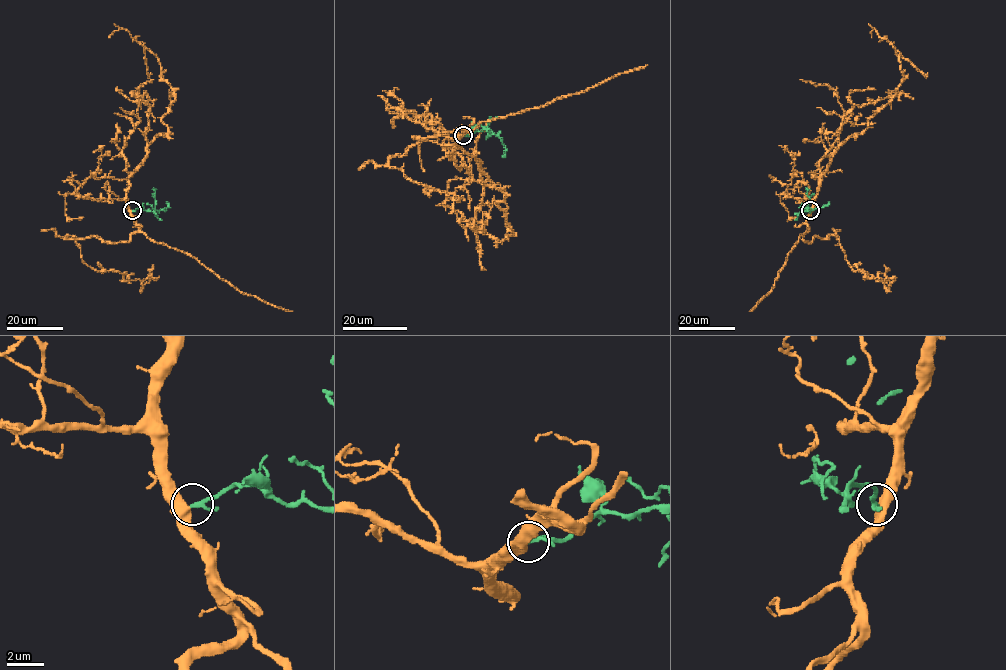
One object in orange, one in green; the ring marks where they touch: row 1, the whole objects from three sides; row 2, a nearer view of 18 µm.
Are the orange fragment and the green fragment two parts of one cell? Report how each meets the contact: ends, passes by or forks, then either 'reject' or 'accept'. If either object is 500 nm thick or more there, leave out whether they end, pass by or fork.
orange passes by | green passes by | accept

